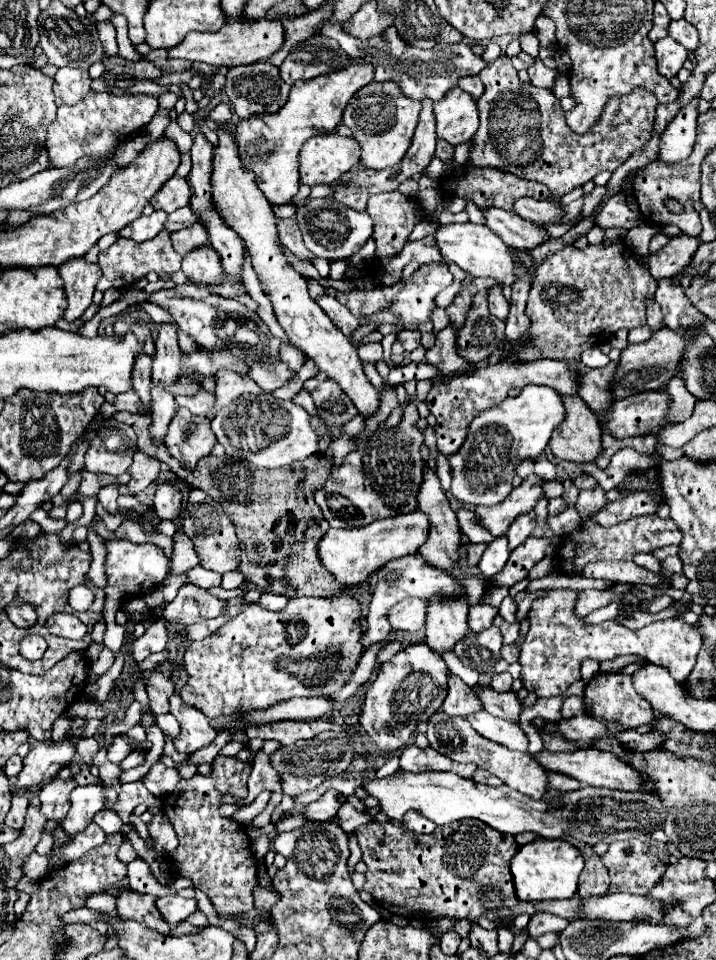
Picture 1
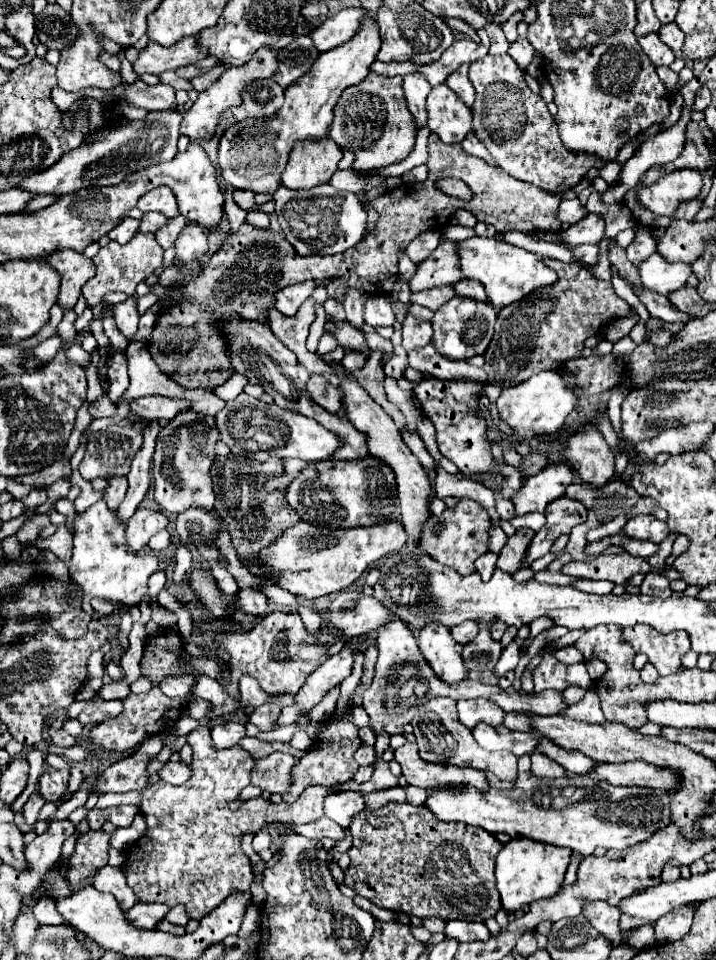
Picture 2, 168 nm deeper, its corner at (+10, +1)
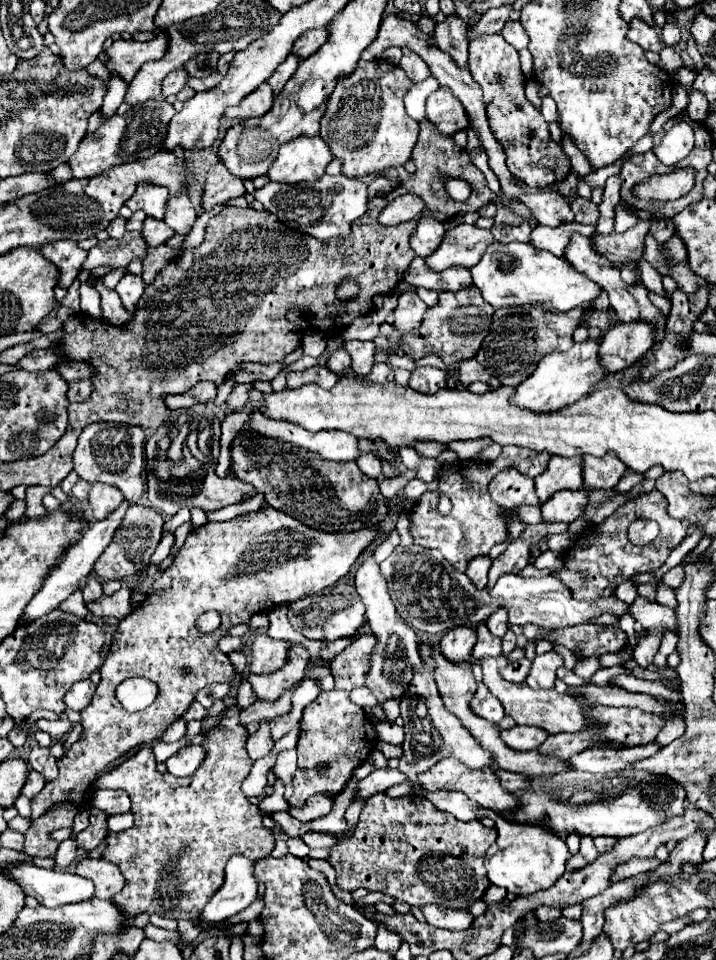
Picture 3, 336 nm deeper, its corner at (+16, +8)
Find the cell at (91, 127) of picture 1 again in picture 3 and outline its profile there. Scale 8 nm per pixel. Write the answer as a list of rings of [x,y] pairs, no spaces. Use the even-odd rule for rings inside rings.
[[[184,68],[170,72],[170,74],[162,80],[162,96],[168,98],[168,96],[172,96],[172,94],[178,94],[178,92],[186,86],[186,78],[188,78],[188,74],[184,72]]]

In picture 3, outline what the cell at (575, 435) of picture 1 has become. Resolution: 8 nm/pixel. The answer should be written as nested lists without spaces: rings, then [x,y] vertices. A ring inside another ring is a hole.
[[[606,452],[606,456],[584,456],[582,458],[582,478],[584,488],[612,488],[624,474],[624,464],[620,464],[620,458],[614,456],[614,452]]]

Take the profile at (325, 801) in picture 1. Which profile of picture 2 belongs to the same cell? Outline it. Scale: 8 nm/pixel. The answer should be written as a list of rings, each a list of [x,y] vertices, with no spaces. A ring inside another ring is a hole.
[[[342,791],[342,793],[330,793],[324,799],[324,815],[342,825],[344,829],[350,829],[352,817],[356,813],[362,813],[366,809],[366,799],[362,793],[356,791]]]

